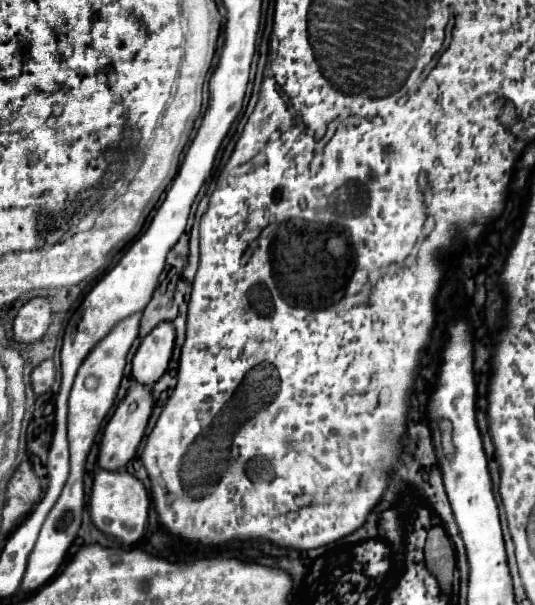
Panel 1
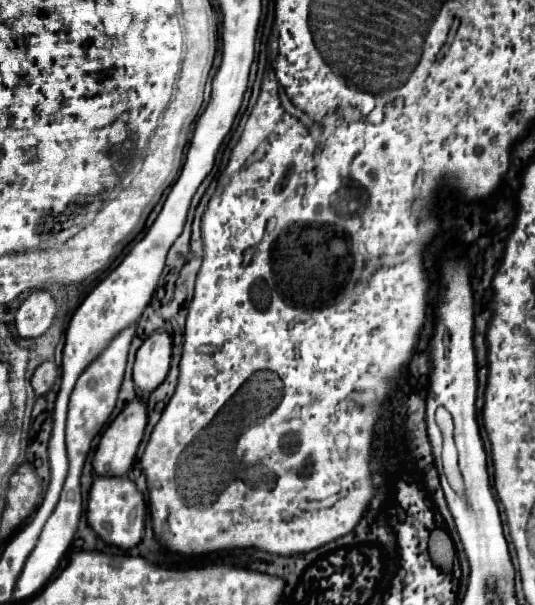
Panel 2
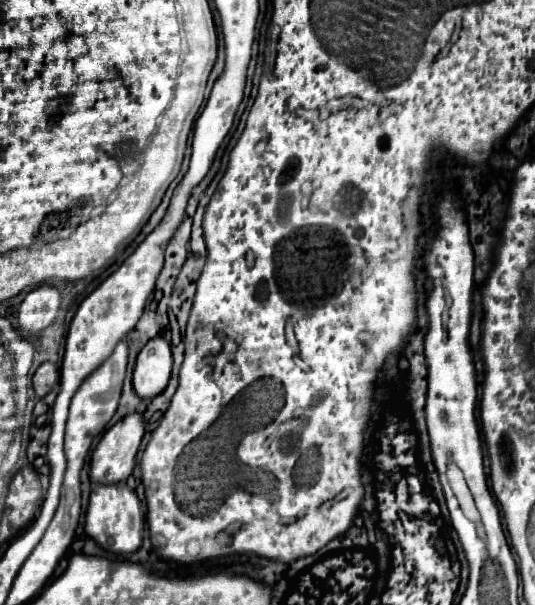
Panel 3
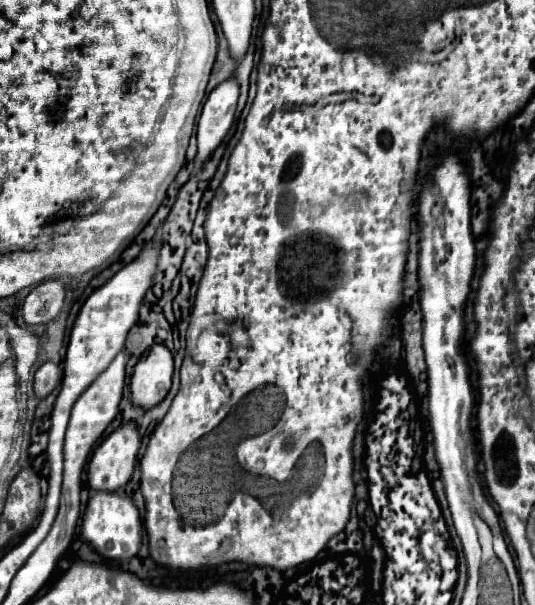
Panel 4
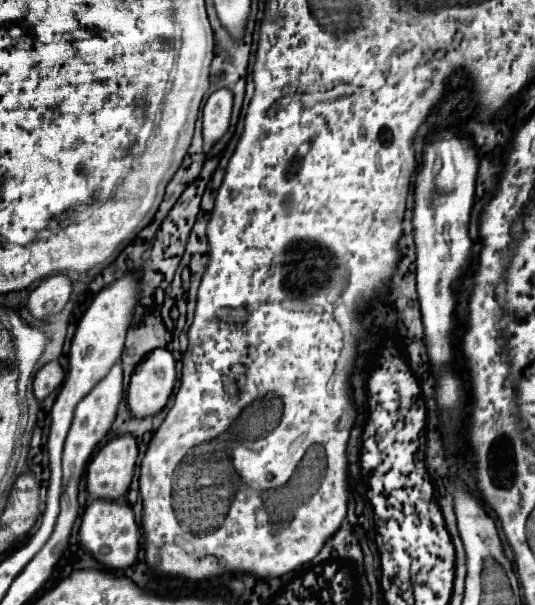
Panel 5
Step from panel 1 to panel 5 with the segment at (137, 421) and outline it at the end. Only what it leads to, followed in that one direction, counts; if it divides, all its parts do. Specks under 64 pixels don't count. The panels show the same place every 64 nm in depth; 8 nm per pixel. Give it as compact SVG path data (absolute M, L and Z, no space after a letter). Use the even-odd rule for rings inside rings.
M132 434L112 438L102 446L86 470L88 494L92 498L118 500L128 492L138 458L138 442Z

